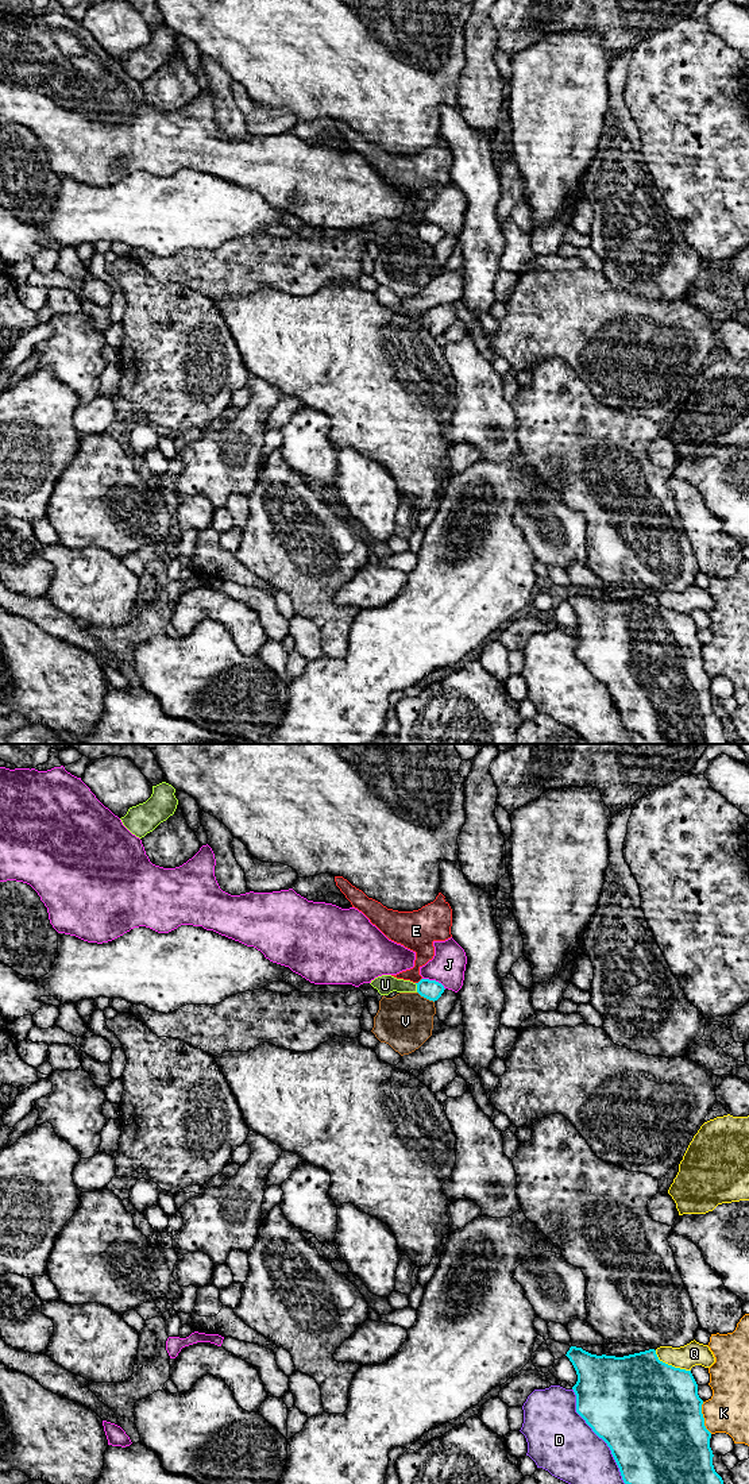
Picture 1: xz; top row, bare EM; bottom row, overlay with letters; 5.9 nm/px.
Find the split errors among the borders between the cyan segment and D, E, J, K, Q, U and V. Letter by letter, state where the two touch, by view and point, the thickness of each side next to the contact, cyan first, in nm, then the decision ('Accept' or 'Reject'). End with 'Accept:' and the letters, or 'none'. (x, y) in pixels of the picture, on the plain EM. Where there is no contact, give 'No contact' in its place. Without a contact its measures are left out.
D: Touches cyan at xz (609, 690). Thickness 500 nm (cyan) against 360 nm. Reject
E: Touches cyan at xz (420, 224). Thickness 120 nm (cyan) against 160 nm. Reject
J: Touches cyan at xz (435, 224). Thickness 120 nm (cyan) against 200 nm. Reject
K: Touches cyan at xz (703, 662). Thickness 500 nm (cyan) against 260 nm. Reject
Q: Touches cyan at xz (671, 609). Thickness 500 nm (cyan) against 140 nm. Reject
U: Touches cyan at xz (417, 231). Thickness 120 nm (cyan) against 120 nm. Reject
V: Touches cyan at xz (425, 241). Thickness 120 nm (cyan) against 320 nm. Reject
Accept: none

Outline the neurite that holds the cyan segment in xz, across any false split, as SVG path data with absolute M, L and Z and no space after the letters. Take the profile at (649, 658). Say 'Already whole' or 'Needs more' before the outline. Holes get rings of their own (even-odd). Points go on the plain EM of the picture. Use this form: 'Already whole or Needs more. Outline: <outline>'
Already whole. Outline: M571 590L565 600L578 618L572 631L576 656L607 687L625 728L640 733L646 744L729 744L723 724L713 709L711 677L704 670L703 644L691 614L660 605L655 593L615 601Z

